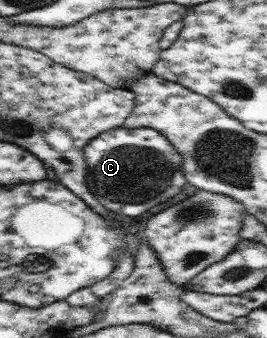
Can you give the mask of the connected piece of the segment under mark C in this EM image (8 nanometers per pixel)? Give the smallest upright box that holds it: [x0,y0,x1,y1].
[83,128,187,214]

